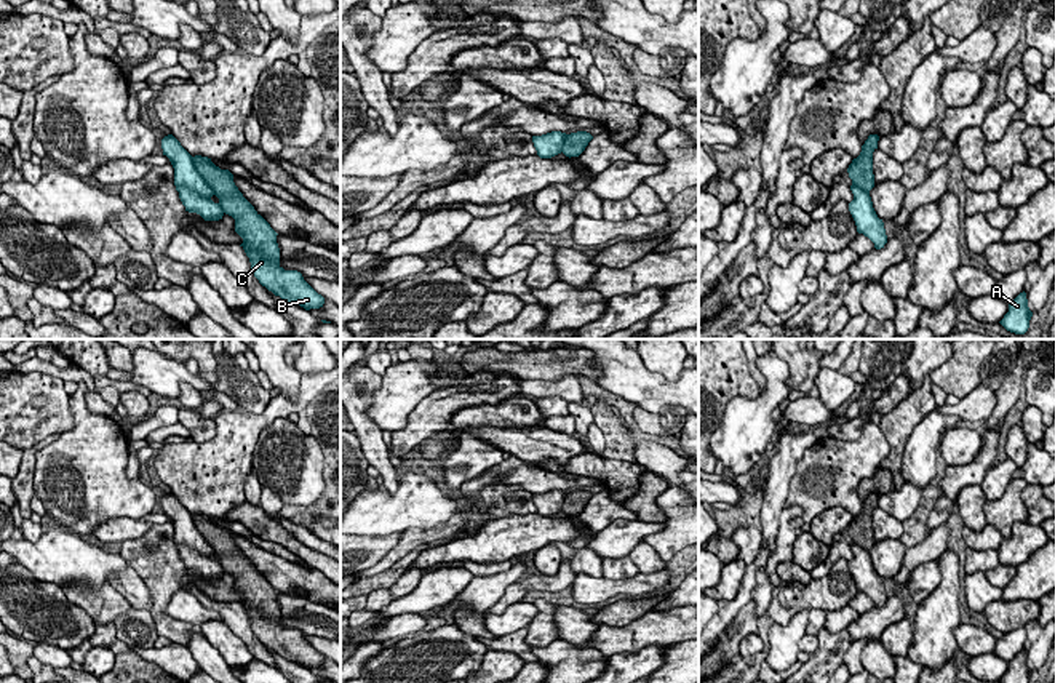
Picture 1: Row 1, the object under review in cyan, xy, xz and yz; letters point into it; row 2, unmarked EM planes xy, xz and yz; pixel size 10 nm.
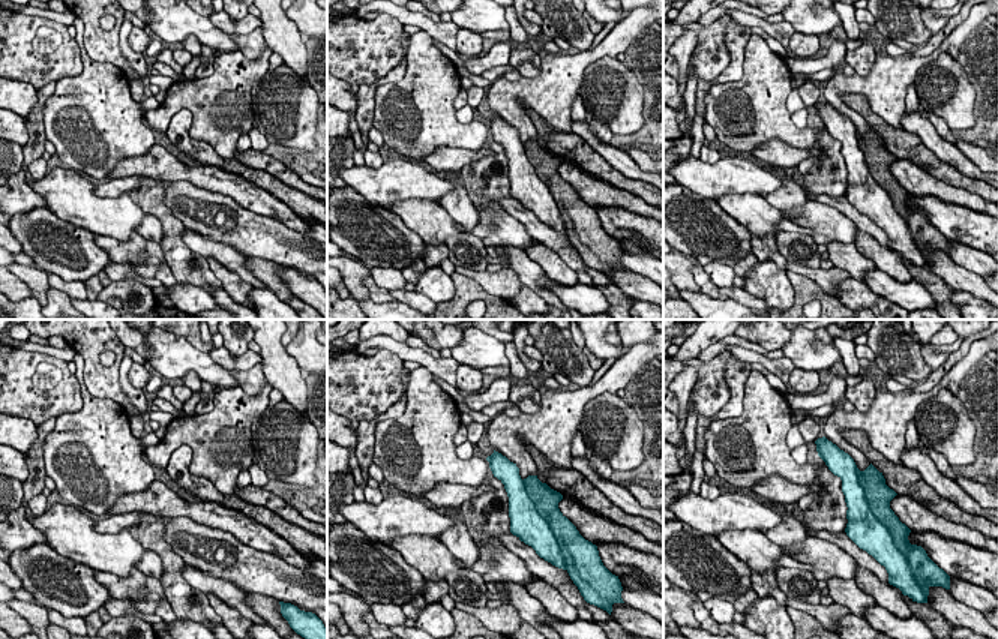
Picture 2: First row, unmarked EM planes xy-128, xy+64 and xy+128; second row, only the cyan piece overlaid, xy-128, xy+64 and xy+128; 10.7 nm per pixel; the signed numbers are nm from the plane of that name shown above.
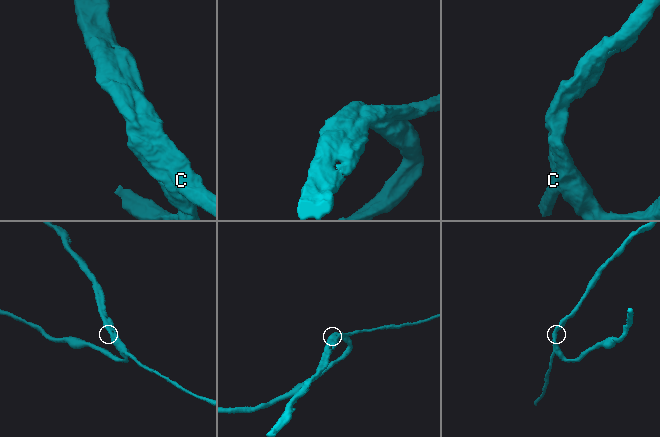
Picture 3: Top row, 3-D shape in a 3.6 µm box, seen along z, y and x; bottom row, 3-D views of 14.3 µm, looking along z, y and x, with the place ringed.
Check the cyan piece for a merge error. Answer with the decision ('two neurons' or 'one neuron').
one neuron

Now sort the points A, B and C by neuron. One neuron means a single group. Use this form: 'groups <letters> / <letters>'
groups A B C

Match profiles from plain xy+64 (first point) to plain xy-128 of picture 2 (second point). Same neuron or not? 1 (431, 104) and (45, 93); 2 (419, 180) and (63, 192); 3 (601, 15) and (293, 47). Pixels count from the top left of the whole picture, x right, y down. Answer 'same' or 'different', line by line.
1: different
2: same
3: same

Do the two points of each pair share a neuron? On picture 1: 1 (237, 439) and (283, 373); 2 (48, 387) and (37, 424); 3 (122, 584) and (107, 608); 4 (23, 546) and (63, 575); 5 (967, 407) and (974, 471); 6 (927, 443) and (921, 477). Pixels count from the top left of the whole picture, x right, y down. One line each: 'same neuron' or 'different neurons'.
1: different neurons
2: same neuron
3: different neurons
4: same neuron
5: different neurons
6: same neuron

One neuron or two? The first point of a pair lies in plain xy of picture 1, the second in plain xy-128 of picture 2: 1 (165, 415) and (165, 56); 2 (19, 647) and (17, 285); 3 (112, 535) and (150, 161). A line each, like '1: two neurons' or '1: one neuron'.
1: one neuron
2: two neurons
3: one neuron

